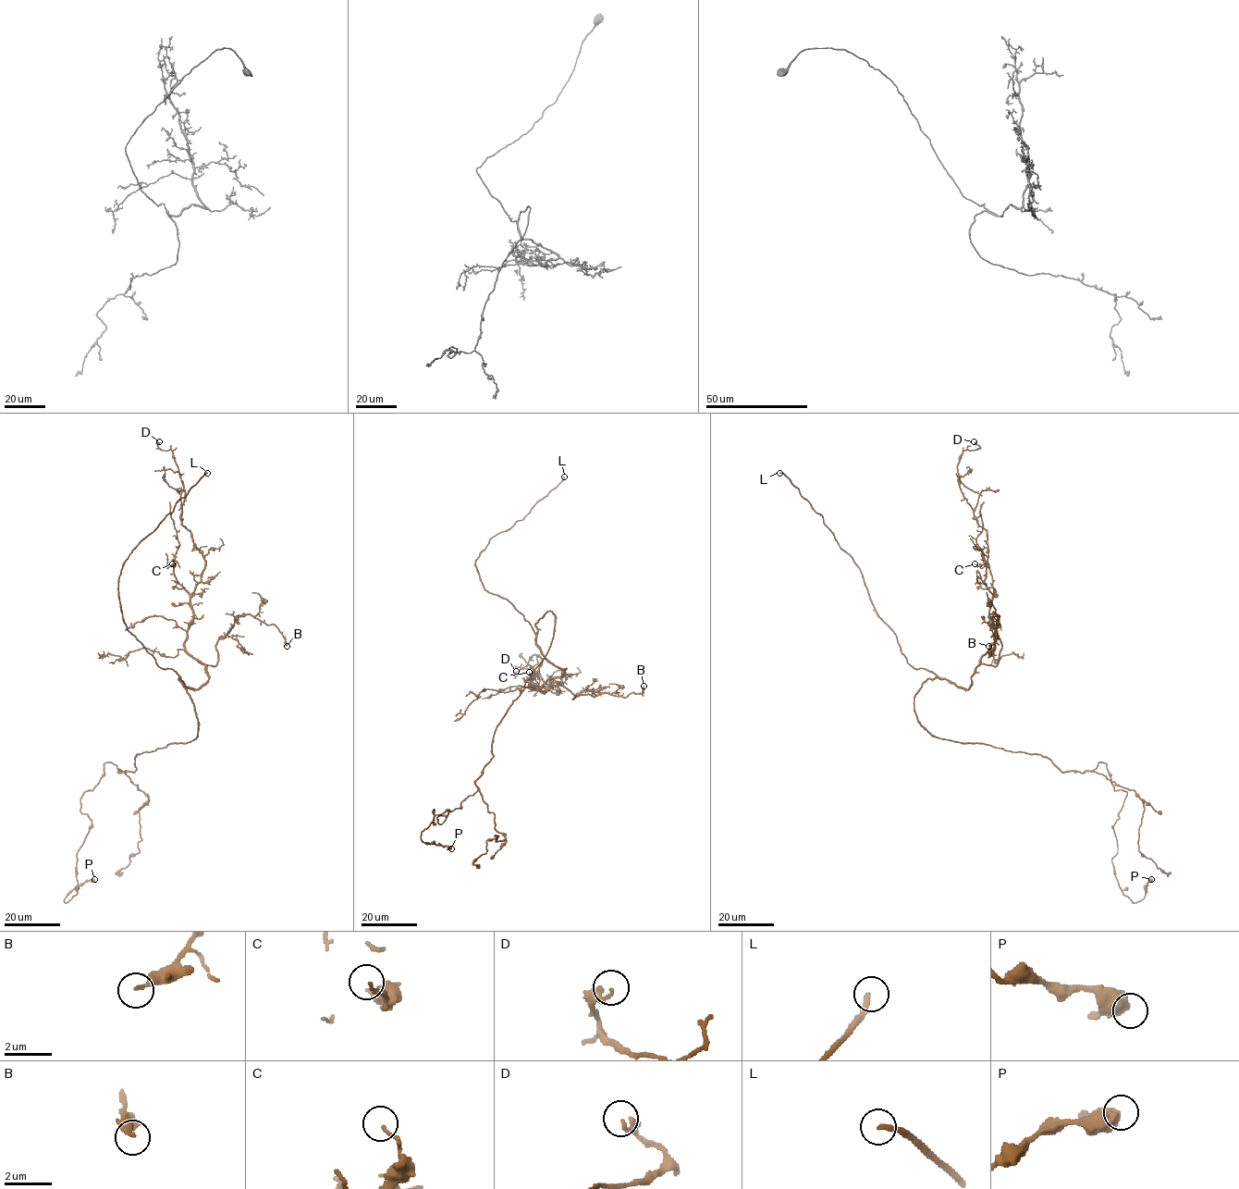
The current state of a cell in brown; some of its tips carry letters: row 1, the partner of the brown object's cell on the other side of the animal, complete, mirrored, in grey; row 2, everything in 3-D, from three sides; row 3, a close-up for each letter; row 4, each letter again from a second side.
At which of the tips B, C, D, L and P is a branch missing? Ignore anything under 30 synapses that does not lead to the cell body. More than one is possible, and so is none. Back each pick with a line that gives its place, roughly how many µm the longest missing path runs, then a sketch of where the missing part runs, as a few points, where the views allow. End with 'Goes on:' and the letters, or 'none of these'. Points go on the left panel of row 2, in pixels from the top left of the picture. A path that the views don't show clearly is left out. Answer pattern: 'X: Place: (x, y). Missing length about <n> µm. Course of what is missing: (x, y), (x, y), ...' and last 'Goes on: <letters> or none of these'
L: Place: (207, 473). Missing length about 80 µm
Goes on: L

